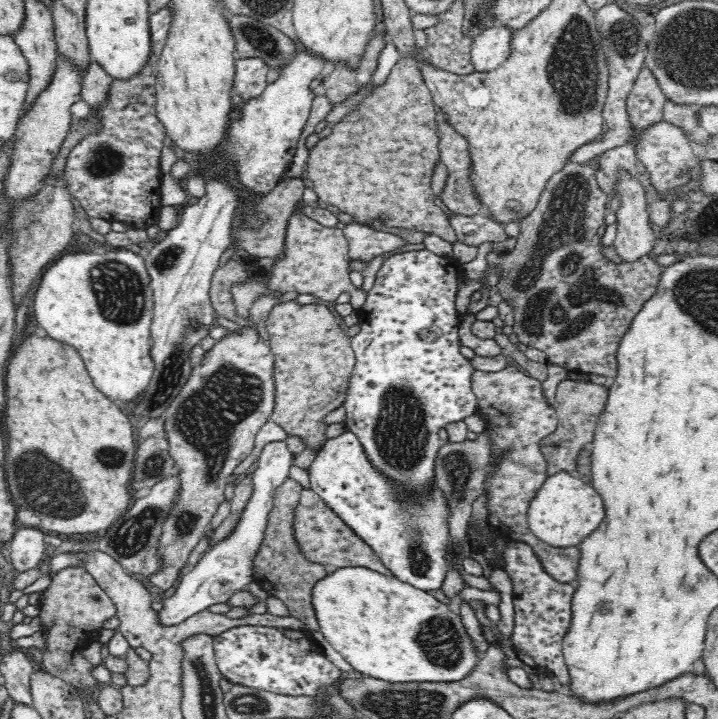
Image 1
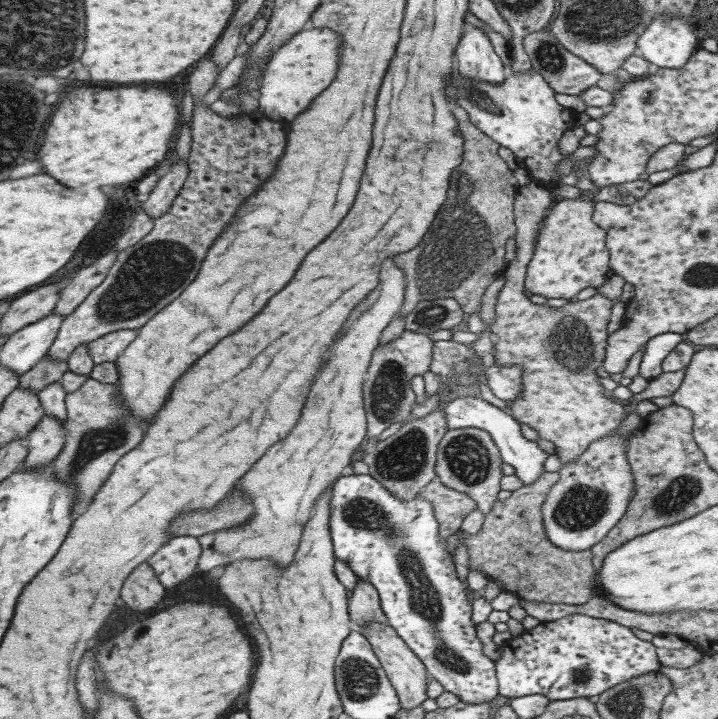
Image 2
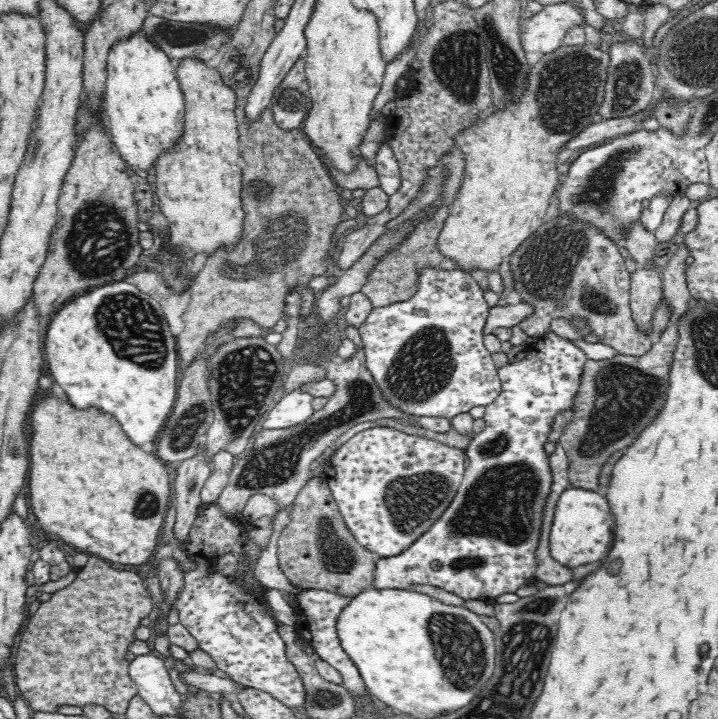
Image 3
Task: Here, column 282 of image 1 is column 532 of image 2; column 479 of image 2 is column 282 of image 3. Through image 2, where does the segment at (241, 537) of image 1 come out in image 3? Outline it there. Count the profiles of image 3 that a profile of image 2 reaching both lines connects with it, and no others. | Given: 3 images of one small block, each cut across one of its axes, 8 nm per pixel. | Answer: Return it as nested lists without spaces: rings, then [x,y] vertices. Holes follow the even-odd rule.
[[[299,388],[281,397],[261,421],[264,429],[288,429],[306,422],[315,410],[311,405],[312,396],[299,392]]]

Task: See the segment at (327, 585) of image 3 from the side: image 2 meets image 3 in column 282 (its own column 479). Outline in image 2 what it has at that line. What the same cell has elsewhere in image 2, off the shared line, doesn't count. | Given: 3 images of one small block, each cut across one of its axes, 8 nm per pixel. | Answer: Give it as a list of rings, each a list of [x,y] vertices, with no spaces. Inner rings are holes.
[[[543,471],[534,483],[521,485],[505,500],[494,500],[493,510],[483,515],[481,528],[476,534],[467,533],[464,545],[467,548],[467,566],[469,571],[479,571],[489,581],[497,581],[505,591],[531,602],[549,602],[555,604],[580,605],[591,597],[597,597],[595,570],[591,564],[590,550],[565,551],[553,546],[545,536],[542,517],[539,510],[548,490],[557,482],[559,471]]]

